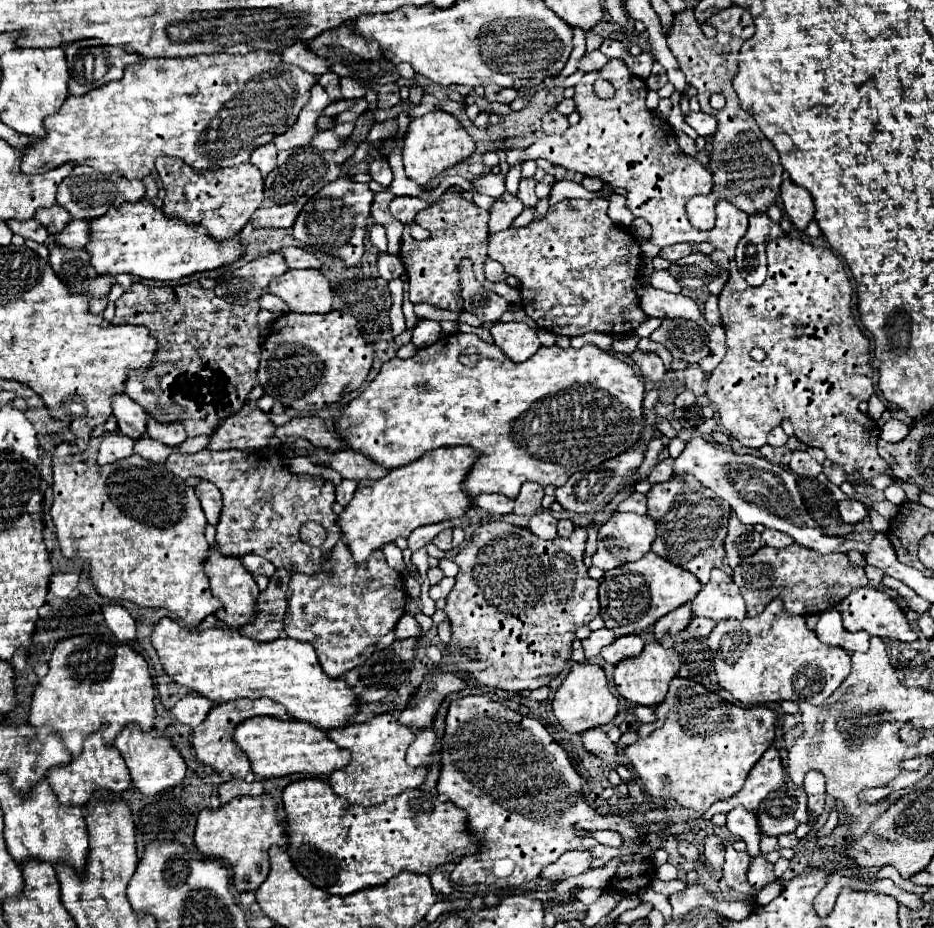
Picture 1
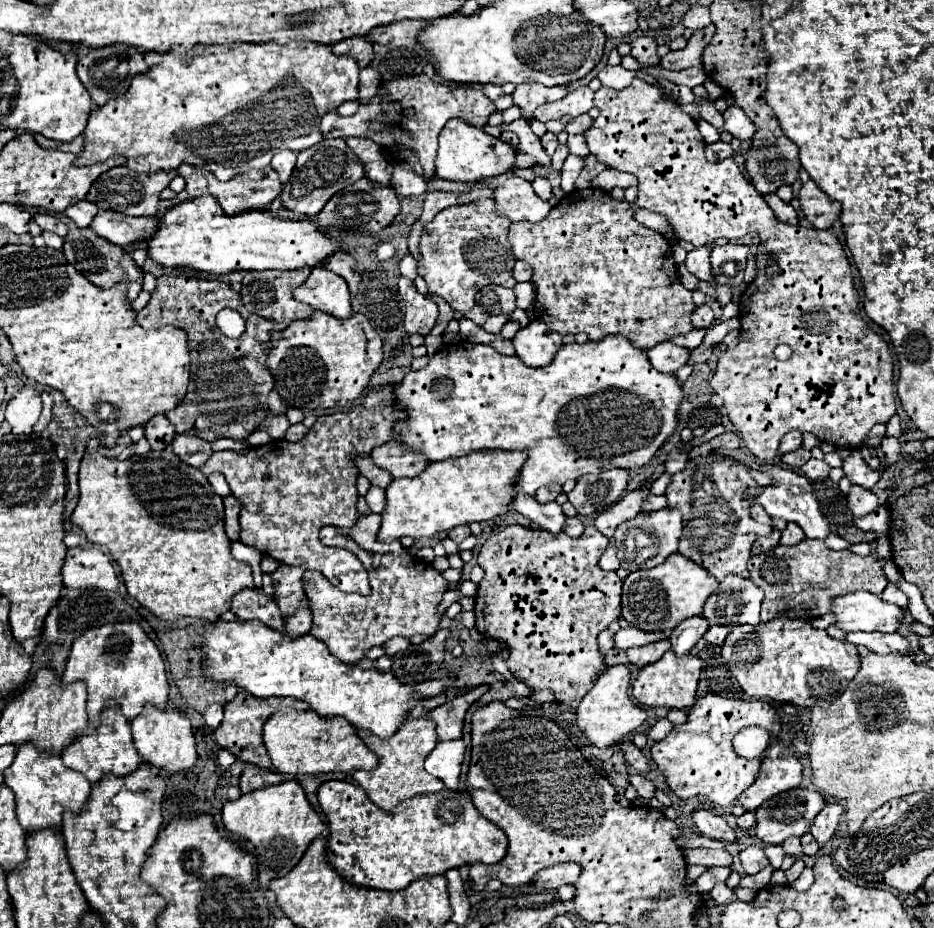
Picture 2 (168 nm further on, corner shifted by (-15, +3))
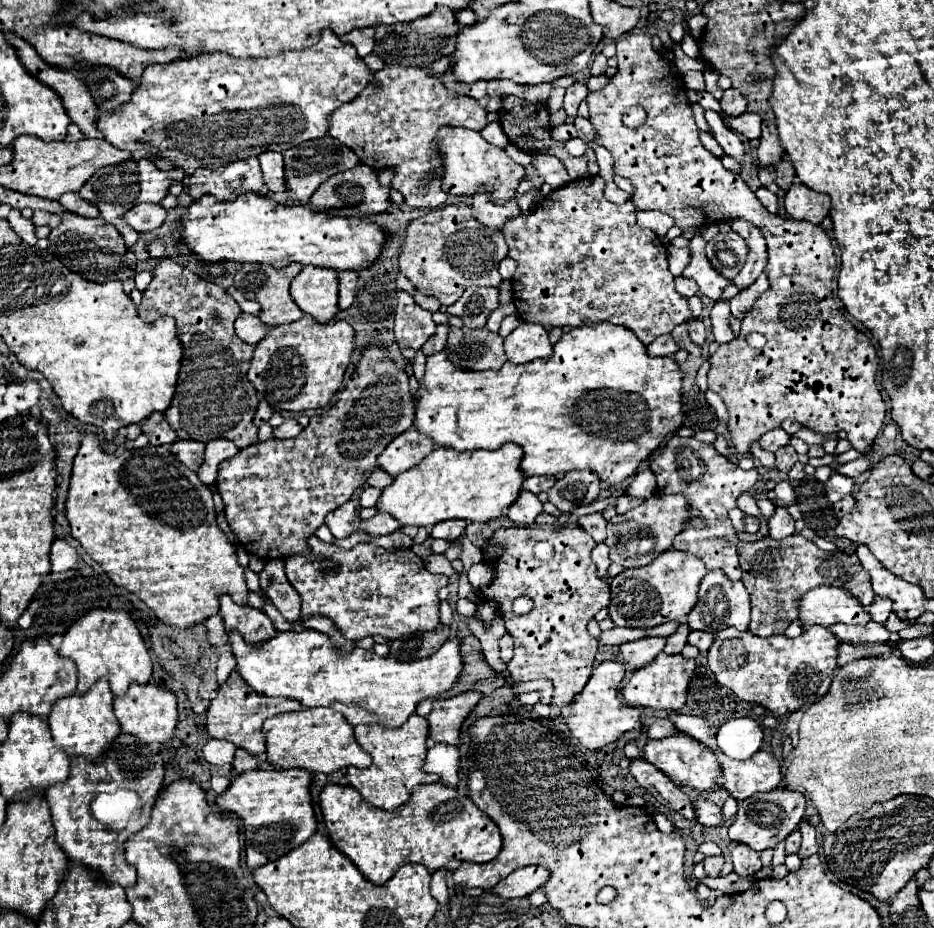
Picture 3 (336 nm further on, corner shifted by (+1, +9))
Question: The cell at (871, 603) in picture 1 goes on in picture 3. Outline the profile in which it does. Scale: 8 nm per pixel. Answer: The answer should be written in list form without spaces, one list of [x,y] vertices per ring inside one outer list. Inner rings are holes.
[[[816,586],[800,600],[800,620],[804,628],[814,624],[828,628],[836,622],[864,626],[872,616],[848,590],[838,586]]]

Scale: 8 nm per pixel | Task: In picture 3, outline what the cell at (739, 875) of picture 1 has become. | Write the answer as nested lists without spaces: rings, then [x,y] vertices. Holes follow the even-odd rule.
[[[736,844],[730,852],[730,858],[734,864],[734,872],[740,876],[752,876],[762,868],[760,854],[756,850],[748,848],[746,844]]]

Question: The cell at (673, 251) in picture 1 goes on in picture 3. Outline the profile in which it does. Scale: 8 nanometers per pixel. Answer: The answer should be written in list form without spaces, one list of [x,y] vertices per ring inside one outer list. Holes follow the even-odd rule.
[[[700,232],[694,234],[694,238],[690,240],[690,262],[684,268],[682,276],[692,278],[698,286],[700,286],[700,294],[704,294],[710,300],[718,300],[722,296],[722,290],[728,286],[730,280],[726,280],[724,276],[720,276],[708,262],[706,254],[704,254],[704,246],[706,240],[700,238]]]

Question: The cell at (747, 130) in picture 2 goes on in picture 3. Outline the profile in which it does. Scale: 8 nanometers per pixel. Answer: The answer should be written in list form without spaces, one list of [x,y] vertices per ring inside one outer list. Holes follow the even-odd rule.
[[[722,112],[722,118],[726,120],[726,124],[728,124],[734,132],[742,134],[742,136],[748,138],[748,140],[754,140],[754,138],[760,136],[760,124],[762,124],[762,118],[760,118],[758,114],[744,112],[744,114],[740,114],[740,116],[730,116],[730,114]]]

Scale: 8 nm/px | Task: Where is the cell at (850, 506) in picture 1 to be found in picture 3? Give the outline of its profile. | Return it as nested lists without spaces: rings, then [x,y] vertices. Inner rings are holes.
[[[832,472],[830,480],[826,482],[826,496],[830,498],[830,502],[838,502],[844,496],[852,494],[854,490],[854,480],[848,476],[842,476],[838,472]]]

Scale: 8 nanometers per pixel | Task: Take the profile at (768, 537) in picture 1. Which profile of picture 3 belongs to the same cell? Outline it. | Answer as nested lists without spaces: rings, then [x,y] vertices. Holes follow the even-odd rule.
[[[776,508],[774,516],[768,520],[768,528],[774,540],[784,540],[786,536],[794,534],[794,518],[788,514],[786,508]]]

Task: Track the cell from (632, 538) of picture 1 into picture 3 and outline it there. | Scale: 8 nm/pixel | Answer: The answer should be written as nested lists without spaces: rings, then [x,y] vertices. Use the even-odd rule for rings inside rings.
[[[654,494],[644,500],[644,504],[632,508],[624,516],[616,516],[608,522],[606,544],[610,548],[610,560],[622,568],[640,568],[652,562],[660,552],[672,548],[674,536],[680,532],[682,522],[688,518],[684,496],[664,496]]]

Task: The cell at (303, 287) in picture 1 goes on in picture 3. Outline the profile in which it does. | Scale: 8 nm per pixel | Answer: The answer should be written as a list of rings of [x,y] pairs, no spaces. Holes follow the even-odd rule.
[[[304,266],[292,280],[292,300],[318,322],[328,322],[338,312],[338,280],[336,270]]]

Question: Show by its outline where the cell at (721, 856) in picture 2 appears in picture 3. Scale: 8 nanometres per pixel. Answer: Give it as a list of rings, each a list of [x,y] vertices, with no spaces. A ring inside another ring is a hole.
[[[718,854],[718,856],[706,856],[704,858],[704,868],[706,868],[708,876],[718,876],[722,864],[724,864],[724,856],[722,854]]]

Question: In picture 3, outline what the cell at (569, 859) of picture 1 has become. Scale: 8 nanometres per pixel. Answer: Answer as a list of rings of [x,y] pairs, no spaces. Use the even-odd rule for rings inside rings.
[[[524,866],[516,872],[512,872],[510,876],[506,876],[504,880],[500,880],[492,892],[504,896],[504,898],[520,898],[520,896],[528,896],[534,890],[538,890],[546,880],[548,880],[550,872],[542,866]]]

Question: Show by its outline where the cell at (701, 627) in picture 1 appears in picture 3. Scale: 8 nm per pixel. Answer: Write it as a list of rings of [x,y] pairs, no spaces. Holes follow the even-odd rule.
[[[692,630],[690,632],[690,638],[688,638],[688,644],[694,644],[700,652],[706,652],[710,648],[714,640],[714,634],[712,632],[700,632],[700,630]]]

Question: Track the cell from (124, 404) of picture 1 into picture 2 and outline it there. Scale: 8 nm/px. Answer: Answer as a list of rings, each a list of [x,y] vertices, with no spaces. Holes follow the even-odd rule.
[[[164,414],[154,416],[150,422],[146,422],[144,432],[146,432],[146,440],[150,442],[152,450],[164,450],[166,446],[172,444],[172,438],[176,436],[174,426],[168,422]]]

